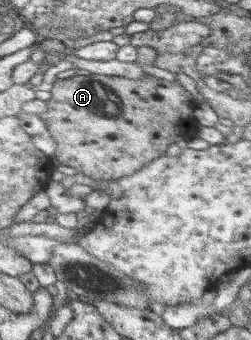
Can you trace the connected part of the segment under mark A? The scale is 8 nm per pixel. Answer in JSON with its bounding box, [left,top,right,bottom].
[38,73,197,181]

